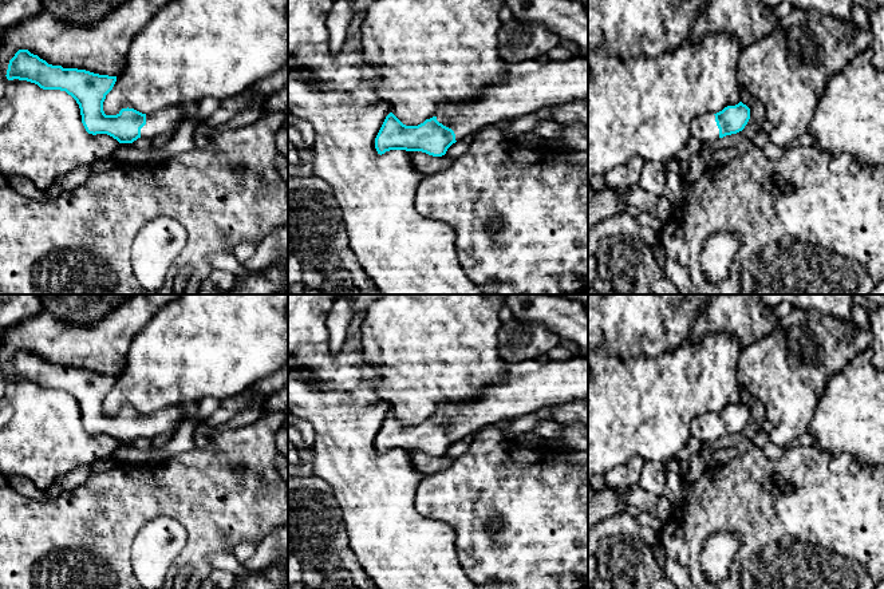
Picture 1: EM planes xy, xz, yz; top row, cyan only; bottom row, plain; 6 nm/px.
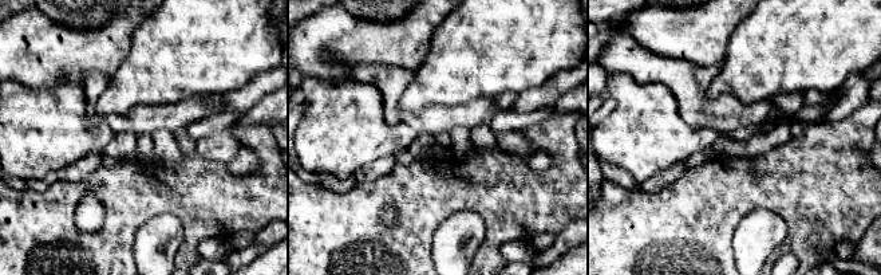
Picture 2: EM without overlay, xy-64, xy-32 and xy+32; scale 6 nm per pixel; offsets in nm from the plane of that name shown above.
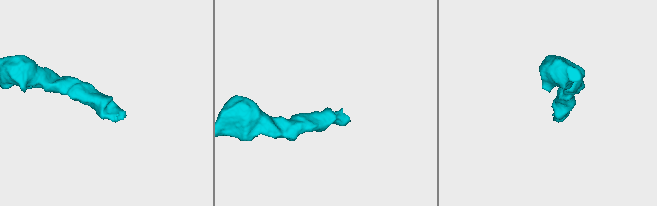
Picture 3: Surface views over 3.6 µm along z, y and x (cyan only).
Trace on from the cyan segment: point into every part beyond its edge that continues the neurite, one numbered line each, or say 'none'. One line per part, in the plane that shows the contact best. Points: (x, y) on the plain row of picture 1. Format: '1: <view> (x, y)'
1: xz (529, 384)

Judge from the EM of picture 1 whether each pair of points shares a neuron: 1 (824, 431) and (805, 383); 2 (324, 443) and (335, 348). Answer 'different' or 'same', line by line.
1: different
2: different

